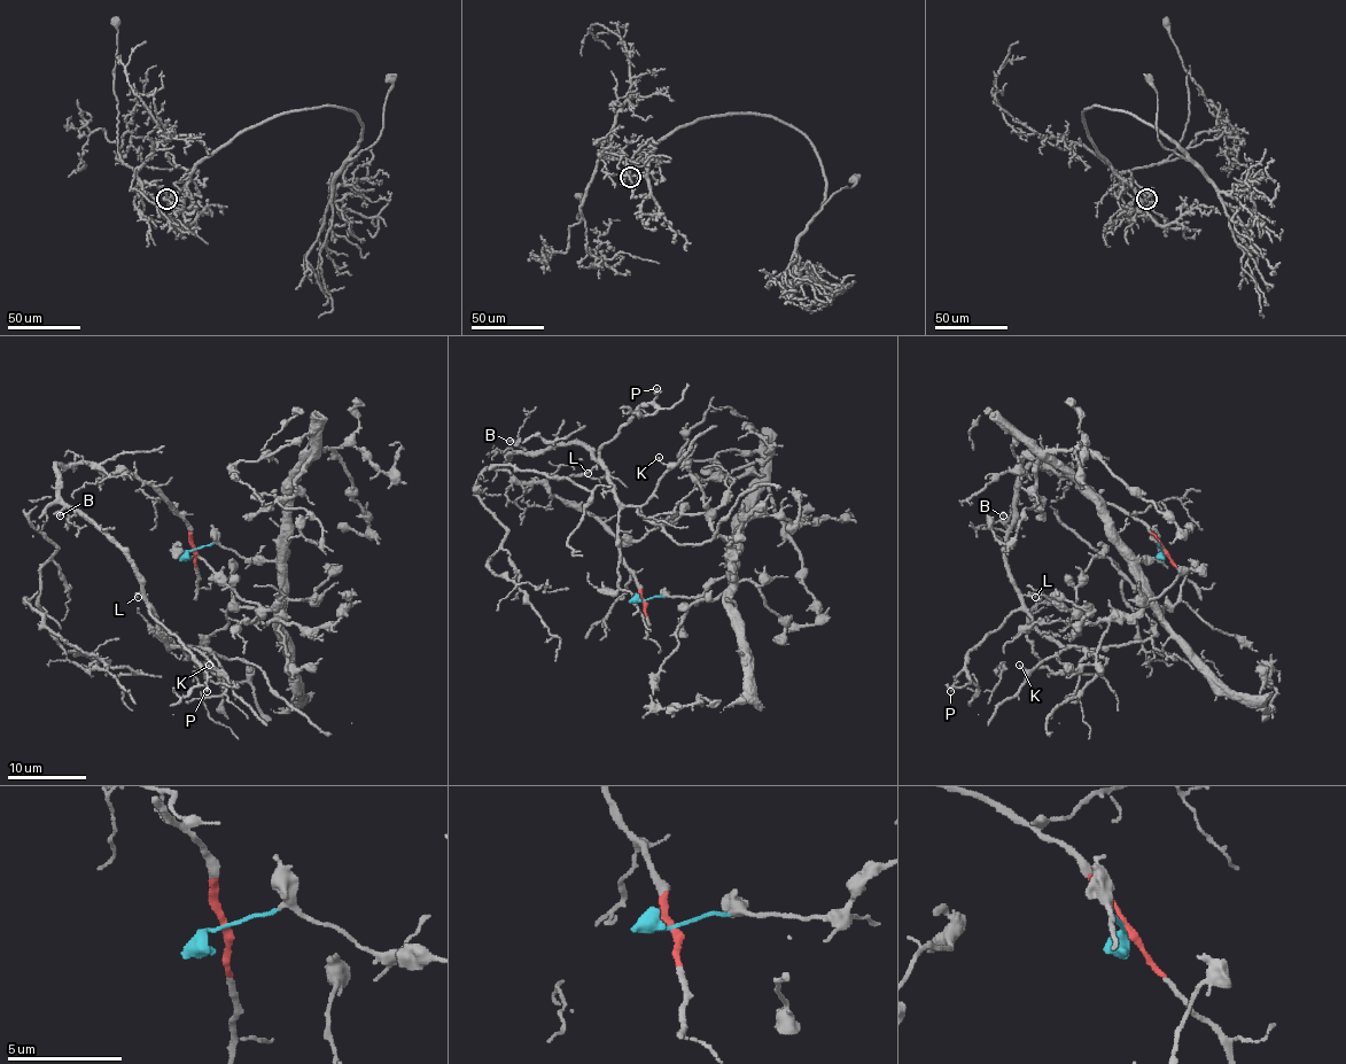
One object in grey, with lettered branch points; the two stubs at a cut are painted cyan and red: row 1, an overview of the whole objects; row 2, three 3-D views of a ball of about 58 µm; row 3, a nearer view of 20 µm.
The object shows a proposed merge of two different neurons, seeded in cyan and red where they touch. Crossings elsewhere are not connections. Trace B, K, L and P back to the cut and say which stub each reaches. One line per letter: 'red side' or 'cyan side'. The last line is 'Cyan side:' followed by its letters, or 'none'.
B: red side
K: red side
L: red side
P: red side
Cyan side: none

